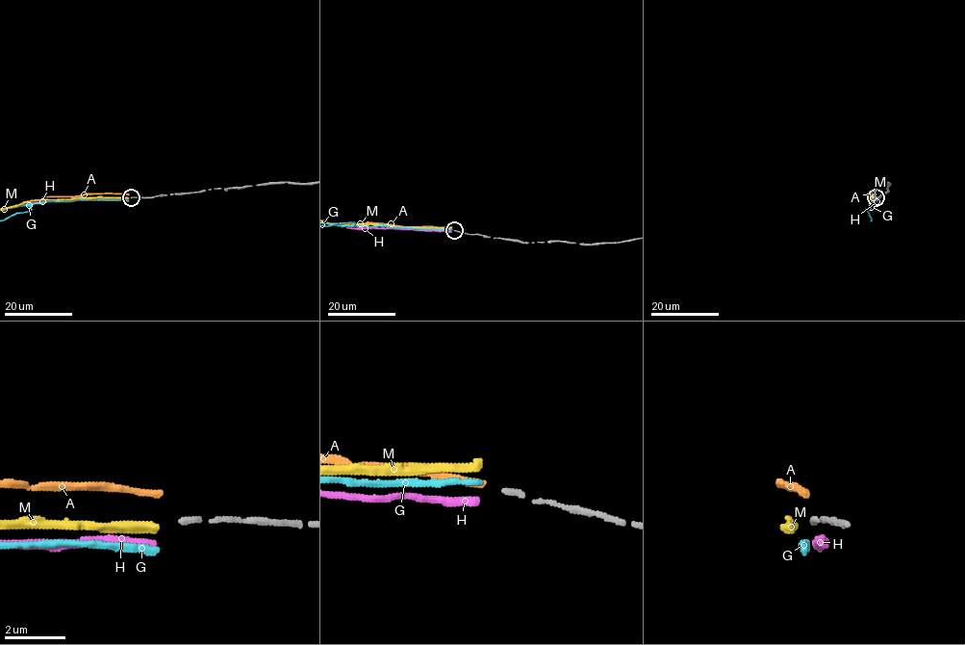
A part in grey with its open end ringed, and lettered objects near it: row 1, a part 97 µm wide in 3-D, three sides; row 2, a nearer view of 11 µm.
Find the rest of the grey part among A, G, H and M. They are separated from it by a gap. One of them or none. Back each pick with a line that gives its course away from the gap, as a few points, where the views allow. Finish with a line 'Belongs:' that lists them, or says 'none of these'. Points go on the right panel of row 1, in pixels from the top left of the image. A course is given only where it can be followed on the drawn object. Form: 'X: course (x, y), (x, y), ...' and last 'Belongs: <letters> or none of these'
Belongs: none of these

